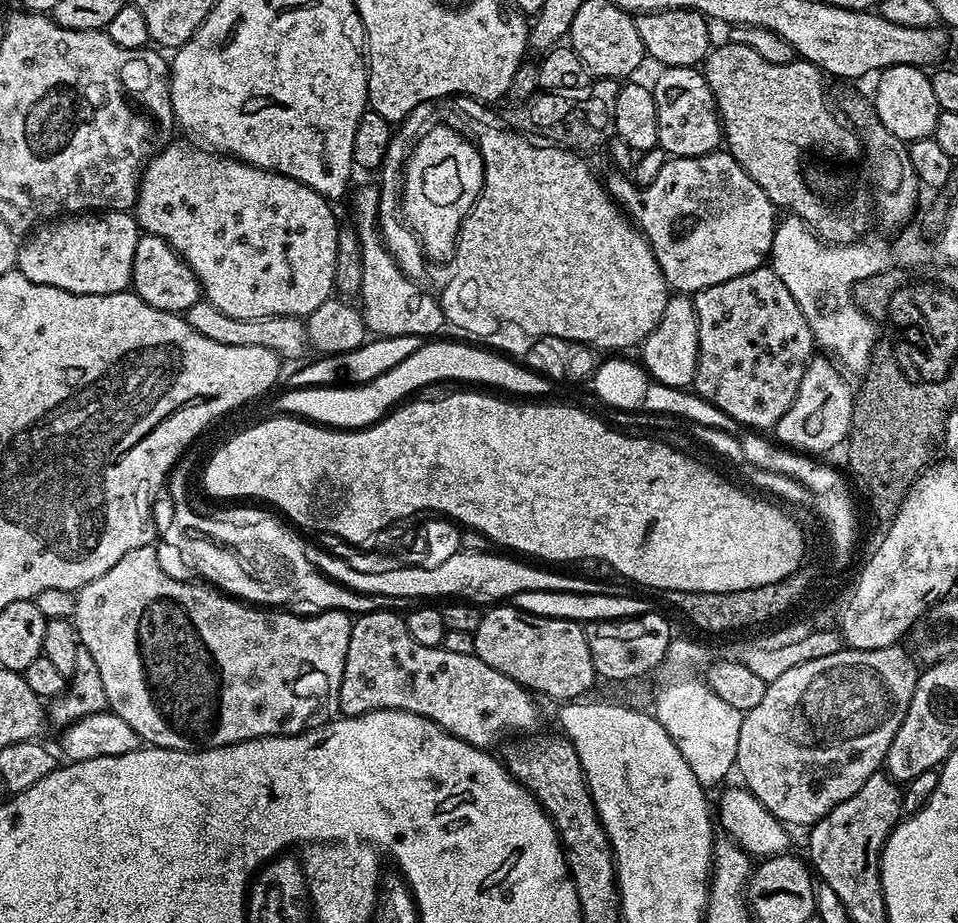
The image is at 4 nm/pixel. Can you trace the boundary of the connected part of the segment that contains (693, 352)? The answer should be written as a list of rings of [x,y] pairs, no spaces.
[[[669,295],[666,310],[662,310],[658,326],[654,326],[654,330],[646,337],[639,352],[641,356],[639,359],[653,381],[681,389],[687,389],[695,381],[696,367],[700,361],[698,318],[696,305],[687,295]]]

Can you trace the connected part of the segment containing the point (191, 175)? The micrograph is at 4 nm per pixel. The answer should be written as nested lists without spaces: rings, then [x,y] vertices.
[[[168,144],[160,153],[149,159],[144,165],[140,177],[140,189],[136,195],[134,215],[136,223],[149,236],[157,236],[167,242],[176,254],[192,267],[200,283],[203,299],[209,300],[222,314],[230,314],[230,318],[266,318],[267,316],[299,316],[307,318],[322,302],[333,295],[336,286],[336,263],[338,262],[338,234],[341,225],[336,224],[336,216],[332,213],[333,205],[325,197],[319,196],[310,186],[298,182],[289,176],[277,172],[269,172],[266,168],[256,168],[252,164],[241,164],[234,156],[217,154],[200,146],[188,144]]]

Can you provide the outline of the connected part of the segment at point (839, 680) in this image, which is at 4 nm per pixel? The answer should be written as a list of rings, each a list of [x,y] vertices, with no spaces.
[[[891,644],[889,648],[879,648],[878,650],[858,650],[844,646],[840,651],[830,654],[826,658],[818,658],[810,662],[802,662],[798,666],[790,666],[790,670],[786,670],[786,674],[778,674],[778,678],[767,681],[762,702],[743,713],[742,730],[738,730],[738,754],[736,755],[735,771],[738,776],[740,772],[741,778],[744,779],[741,780],[743,787],[752,792],[754,798],[758,798],[758,802],[762,802],[762,806],[766,806],[766,810],[770,810],[770,814],[774,814],[774,818],[778,818],[781,824],[785,826],[793,826],[792,824],[811,826],[818,823],[826,814],[830,814],[830,810],[834,810],[834,806],[838,806],[842,802],[846,802],[846,798],[858,794],[858,790],[862,790],[862,782],[866,782],[866,778],[881,771],[890,742],[894,742],[894,734],[898,734],[898,730],[906,718],[906,710],[910,710],[910,698],[914,698],[914,690],[916,689],[917,661],[910,655],[909,649],[905,648],[900,644]]]

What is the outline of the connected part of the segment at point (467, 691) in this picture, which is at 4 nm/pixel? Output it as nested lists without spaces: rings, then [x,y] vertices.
[[[395,611],[365,612],[353,619],[340,683],[340,712],[345,716],[361,716],[374,710],[406,710],[430,718],[476,748],[488,750],[503,732],[528,732],[539,722],[540,712],[532,699],[529,689],[514,682],[514,678],[506,678],[506,674],[494,670],[494,666],[486,666],[486,662],[474,654],[450,654],[443,646],[431,648],[414,642],[407,619]]]

